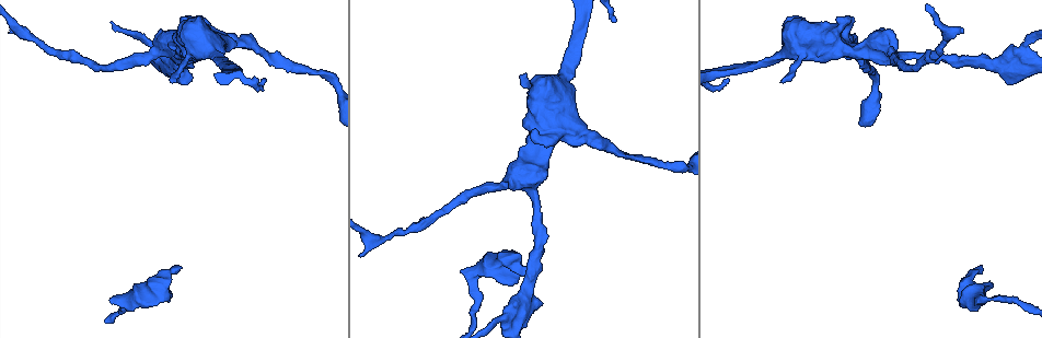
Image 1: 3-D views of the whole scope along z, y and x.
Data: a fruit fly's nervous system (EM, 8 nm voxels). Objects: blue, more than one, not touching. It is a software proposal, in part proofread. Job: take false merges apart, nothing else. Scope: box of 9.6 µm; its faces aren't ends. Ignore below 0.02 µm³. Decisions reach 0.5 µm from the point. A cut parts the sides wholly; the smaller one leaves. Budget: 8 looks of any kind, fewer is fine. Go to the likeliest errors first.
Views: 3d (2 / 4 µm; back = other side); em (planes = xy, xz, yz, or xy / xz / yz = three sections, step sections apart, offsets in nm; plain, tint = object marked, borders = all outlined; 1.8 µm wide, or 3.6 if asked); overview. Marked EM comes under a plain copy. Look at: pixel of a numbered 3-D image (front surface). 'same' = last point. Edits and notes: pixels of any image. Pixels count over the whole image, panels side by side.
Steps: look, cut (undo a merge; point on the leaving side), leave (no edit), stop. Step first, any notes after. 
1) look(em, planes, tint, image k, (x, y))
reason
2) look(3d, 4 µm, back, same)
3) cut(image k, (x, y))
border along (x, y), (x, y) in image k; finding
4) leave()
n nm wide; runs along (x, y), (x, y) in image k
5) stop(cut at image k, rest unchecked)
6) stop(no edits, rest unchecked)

look(em, yz, step 4, tint, image 1, (145, 39))
calibre changes

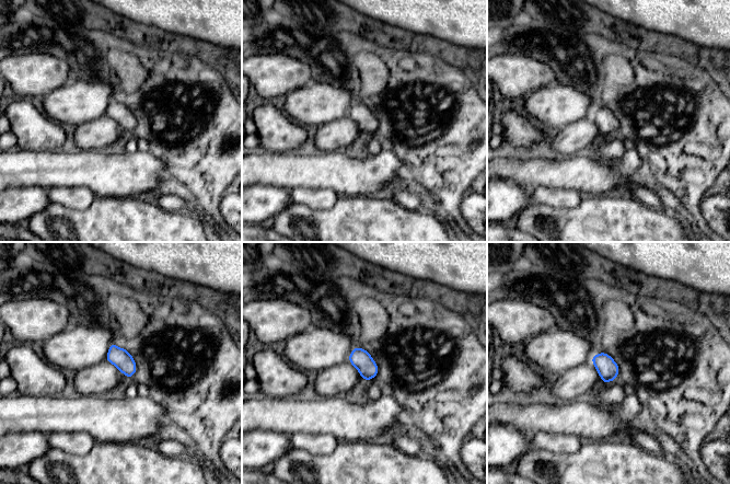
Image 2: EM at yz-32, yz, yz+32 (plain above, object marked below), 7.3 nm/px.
look(em, planes, borders, same)
cut it another way

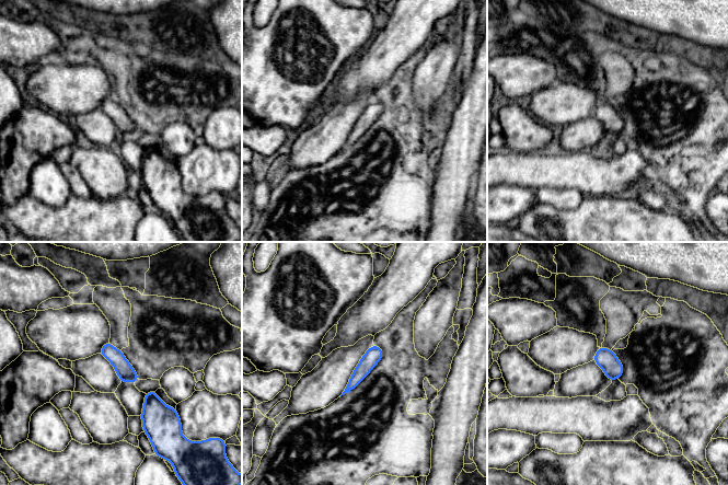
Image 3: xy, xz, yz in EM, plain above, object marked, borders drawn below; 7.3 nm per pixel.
leave()
120 nm wide; runs along (376, 348), (374, 354), (349, 388) in image 3; continuous, no second neuron

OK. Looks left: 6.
look(em, yz, step 8, borders, image 1, (474, 285))
sharp bend

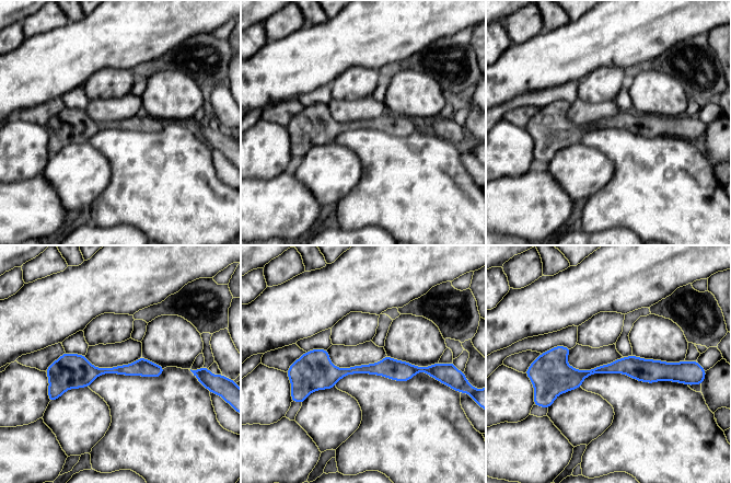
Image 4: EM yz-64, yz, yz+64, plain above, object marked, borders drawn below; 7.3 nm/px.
look(em, planes, borders, same)
another direction

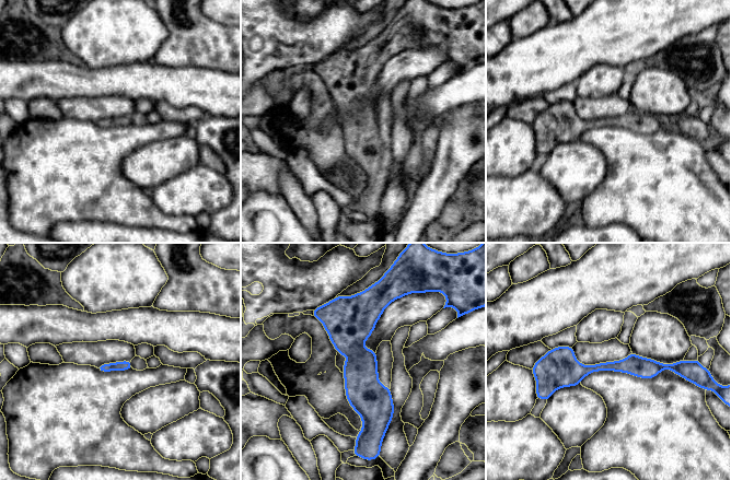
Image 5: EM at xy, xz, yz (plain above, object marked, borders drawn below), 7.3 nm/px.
leave()
runs along (358, 300), (369, 431) in image 5; continuous, no second neuron

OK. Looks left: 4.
look(3d, 2 µm, image 1, (942, 40))
narrows sharply

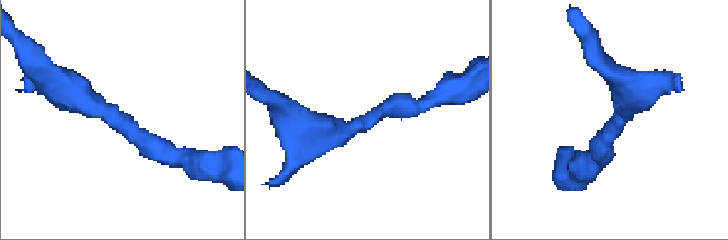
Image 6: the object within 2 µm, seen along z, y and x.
look(em, planes, tint, image 6, (363, 120))

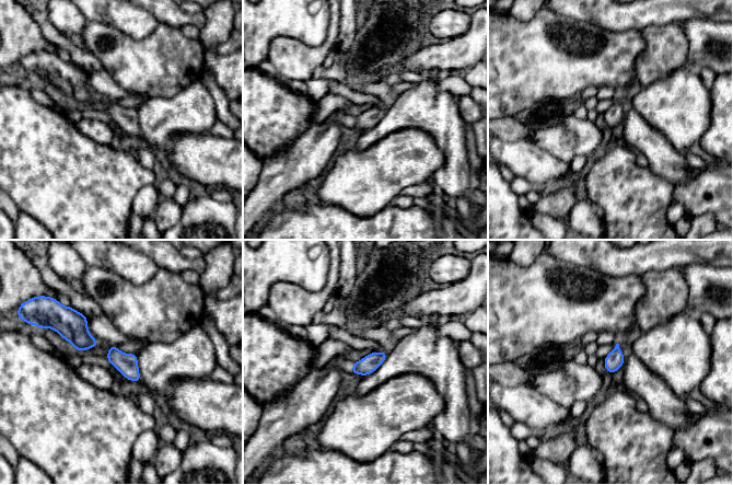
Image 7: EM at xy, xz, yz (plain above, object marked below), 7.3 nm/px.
leave()
one neuron here

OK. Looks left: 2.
stop(no edits, rest unchecked)

